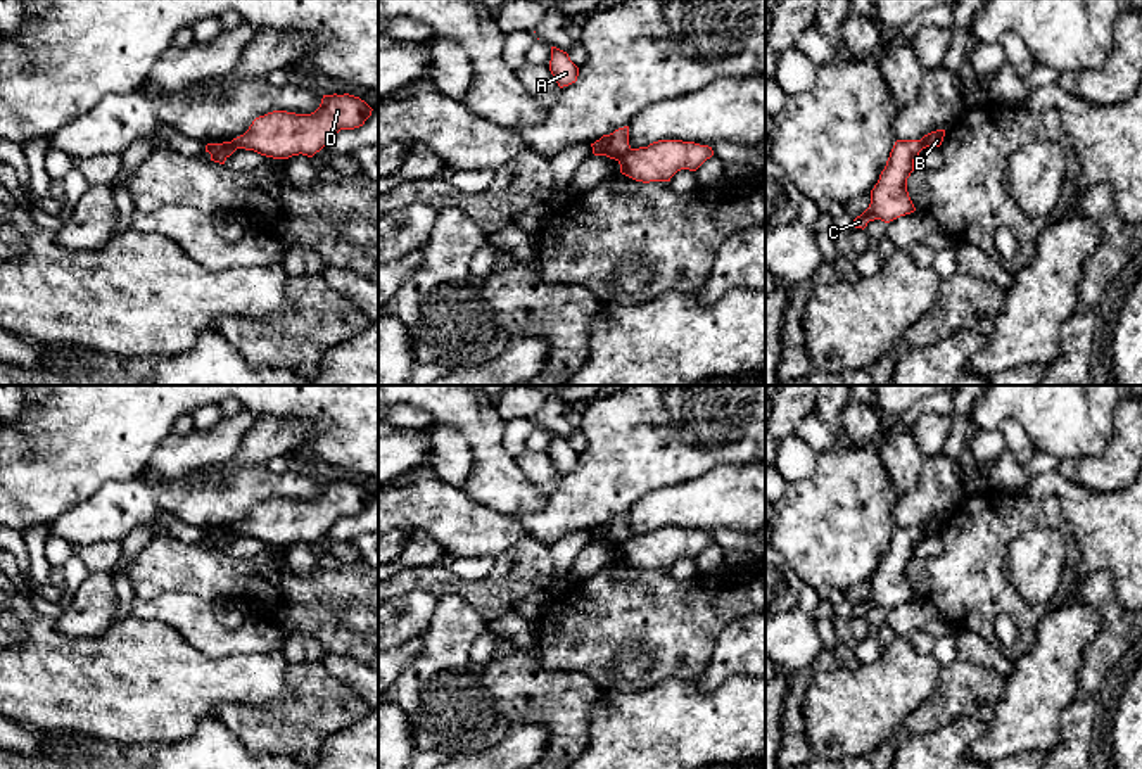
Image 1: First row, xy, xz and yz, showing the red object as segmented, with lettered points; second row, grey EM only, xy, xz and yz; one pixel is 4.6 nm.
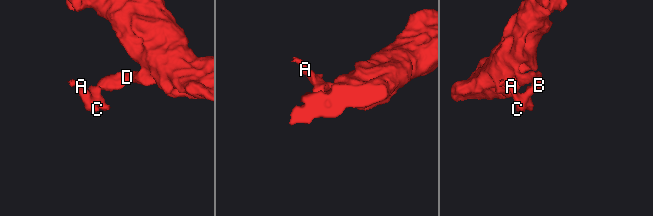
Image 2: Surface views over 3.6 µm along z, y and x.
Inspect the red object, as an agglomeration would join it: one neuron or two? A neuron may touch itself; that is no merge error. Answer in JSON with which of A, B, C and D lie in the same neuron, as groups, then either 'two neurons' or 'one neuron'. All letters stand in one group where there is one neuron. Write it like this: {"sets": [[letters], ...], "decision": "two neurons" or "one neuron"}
{"sets": [["A", "C"], ["B", "D"]], "decision": "two neurons"}

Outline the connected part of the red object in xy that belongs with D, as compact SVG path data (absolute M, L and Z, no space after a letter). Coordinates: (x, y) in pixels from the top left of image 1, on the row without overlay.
M349 480L323 482L314 499L268 499L256 505L249 517L232 529L237 536L254 537L273 546L289 546L299 541L313 544L340 517L363 513L371 498L365 487Z

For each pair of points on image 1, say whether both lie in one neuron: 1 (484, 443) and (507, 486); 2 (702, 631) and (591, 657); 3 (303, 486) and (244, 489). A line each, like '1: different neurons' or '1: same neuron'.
1: same neuron
2: same neuron
3: same neuron

